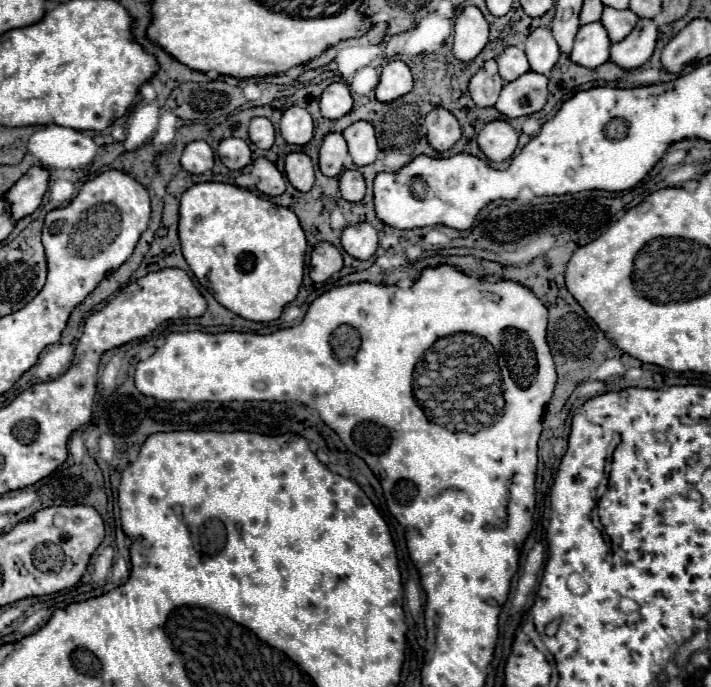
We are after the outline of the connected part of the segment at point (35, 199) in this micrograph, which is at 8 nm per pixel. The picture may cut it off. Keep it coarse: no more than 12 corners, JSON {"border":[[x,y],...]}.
{"border":[[32,166],[6,194],[12,218],[32,214],[50,172]]}

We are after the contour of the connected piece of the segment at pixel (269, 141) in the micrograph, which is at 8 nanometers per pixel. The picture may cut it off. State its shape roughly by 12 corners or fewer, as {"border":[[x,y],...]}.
{"border":[[268,118],[250,120],[250,140],[262,150],[272,148],[274,126]]}

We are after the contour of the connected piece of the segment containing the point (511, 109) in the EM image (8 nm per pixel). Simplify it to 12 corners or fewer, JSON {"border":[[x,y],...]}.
{"border":[[526,72],[504,84],[496,108],[506,118],[540,112],[548,76]]}

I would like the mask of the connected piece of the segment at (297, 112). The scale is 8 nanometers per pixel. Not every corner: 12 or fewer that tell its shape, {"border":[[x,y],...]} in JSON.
{"border":[[290,106],[280,120],[288,144],[312,140],[314,122],[308,110]]}

